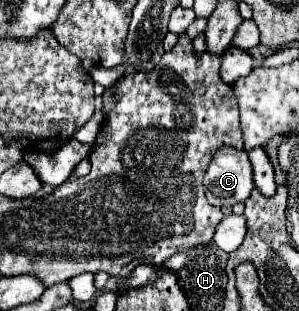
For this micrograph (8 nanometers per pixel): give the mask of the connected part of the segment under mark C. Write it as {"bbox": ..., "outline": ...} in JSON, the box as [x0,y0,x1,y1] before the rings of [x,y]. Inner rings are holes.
{"bbox":[204,147,254,207],"outline":[[[232,147],[218,149],[204,173],[204,189],[208,203],[214,207],[232,207],[246,201],[254,189],[246,151]]]}

